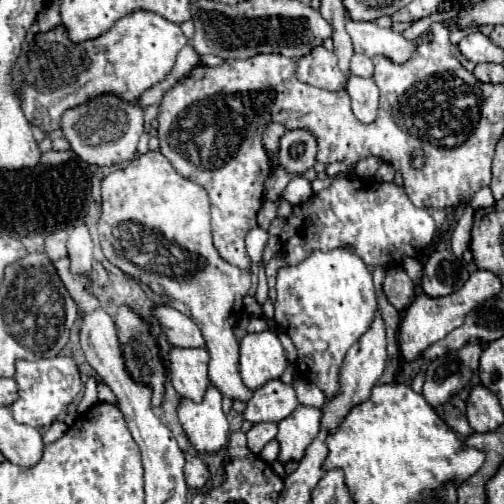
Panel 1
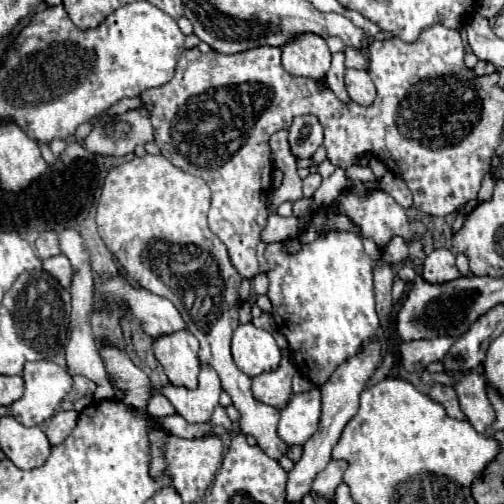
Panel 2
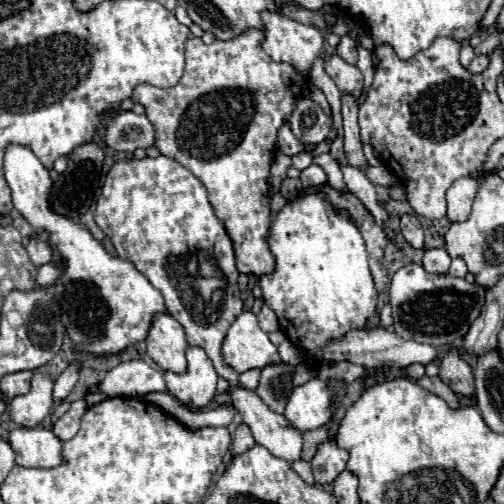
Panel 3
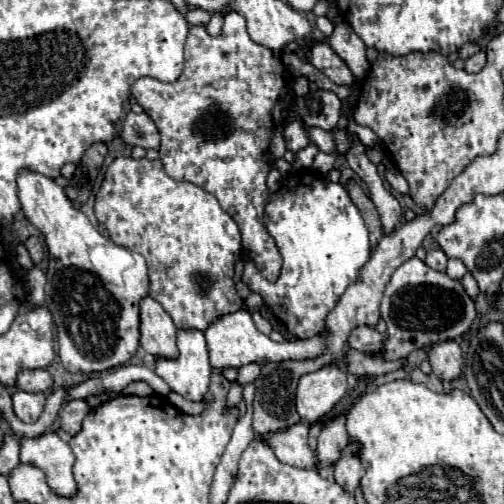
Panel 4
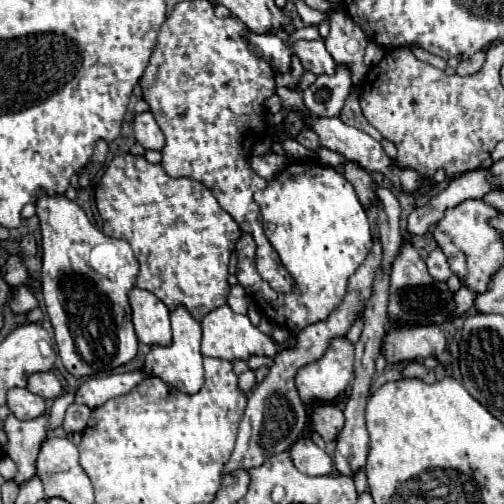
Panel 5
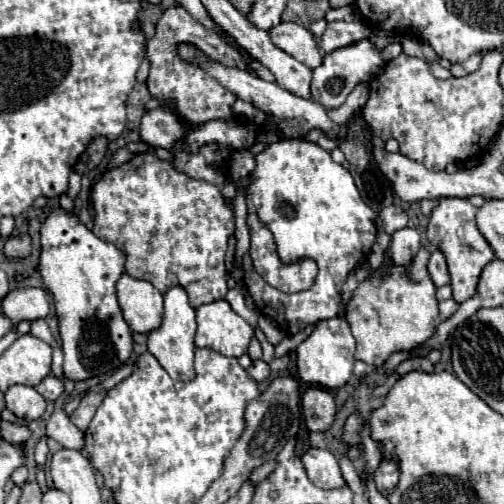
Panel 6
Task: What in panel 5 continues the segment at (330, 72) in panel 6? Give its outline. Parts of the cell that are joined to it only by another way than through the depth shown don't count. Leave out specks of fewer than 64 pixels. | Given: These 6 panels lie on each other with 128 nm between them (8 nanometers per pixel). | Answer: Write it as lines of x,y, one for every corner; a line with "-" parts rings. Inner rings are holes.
344,64
336,66
332,76
320,74
312,86
302,92
304,104
316,112
316,116
340,116
344,100
352,90
350,68

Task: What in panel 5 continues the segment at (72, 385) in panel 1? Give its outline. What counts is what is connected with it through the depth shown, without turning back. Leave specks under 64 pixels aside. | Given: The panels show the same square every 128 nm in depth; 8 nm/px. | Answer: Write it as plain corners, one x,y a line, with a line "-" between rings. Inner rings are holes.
10,388
8,390
8,408
20,420
32,420
44,414
44,398
32,394
28,388

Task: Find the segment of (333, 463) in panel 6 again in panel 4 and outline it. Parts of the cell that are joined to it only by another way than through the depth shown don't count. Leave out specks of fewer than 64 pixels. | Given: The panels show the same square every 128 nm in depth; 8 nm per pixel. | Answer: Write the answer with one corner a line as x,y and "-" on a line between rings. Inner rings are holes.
294,424
284,432
272,432
272,436
266,436
266,442
276,452
276,458
284,464
304,470
312,470
318,464
316,452
308,446
306,424

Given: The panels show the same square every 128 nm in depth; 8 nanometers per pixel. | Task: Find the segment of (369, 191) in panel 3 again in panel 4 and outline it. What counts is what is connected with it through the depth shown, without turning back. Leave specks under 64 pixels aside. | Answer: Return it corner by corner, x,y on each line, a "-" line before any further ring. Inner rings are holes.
308,126
308,136
310,136
310,140
312,140
322,152
330,152
330,154
336,154
336,156
338,156
336,148
332,148
332,136
328,136
326,130
316,128
316,126

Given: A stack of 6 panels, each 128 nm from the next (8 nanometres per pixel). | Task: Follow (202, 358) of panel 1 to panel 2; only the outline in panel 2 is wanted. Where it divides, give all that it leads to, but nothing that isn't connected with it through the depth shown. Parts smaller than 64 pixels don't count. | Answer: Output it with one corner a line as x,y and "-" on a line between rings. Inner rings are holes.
188,330
162,334
154,340
152,348
172,384
196,388
196,376
200,370
200,360
196,356
198,344

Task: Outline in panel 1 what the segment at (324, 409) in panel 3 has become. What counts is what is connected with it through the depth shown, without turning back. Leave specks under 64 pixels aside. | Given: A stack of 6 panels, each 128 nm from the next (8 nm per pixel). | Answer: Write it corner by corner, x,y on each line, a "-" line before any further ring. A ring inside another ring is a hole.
298,404
288,418
278,422
276,440
280,442
278,460
282,464
286,464
288,460
300,460
304,456
304,450
320,430
320,418
320,408

